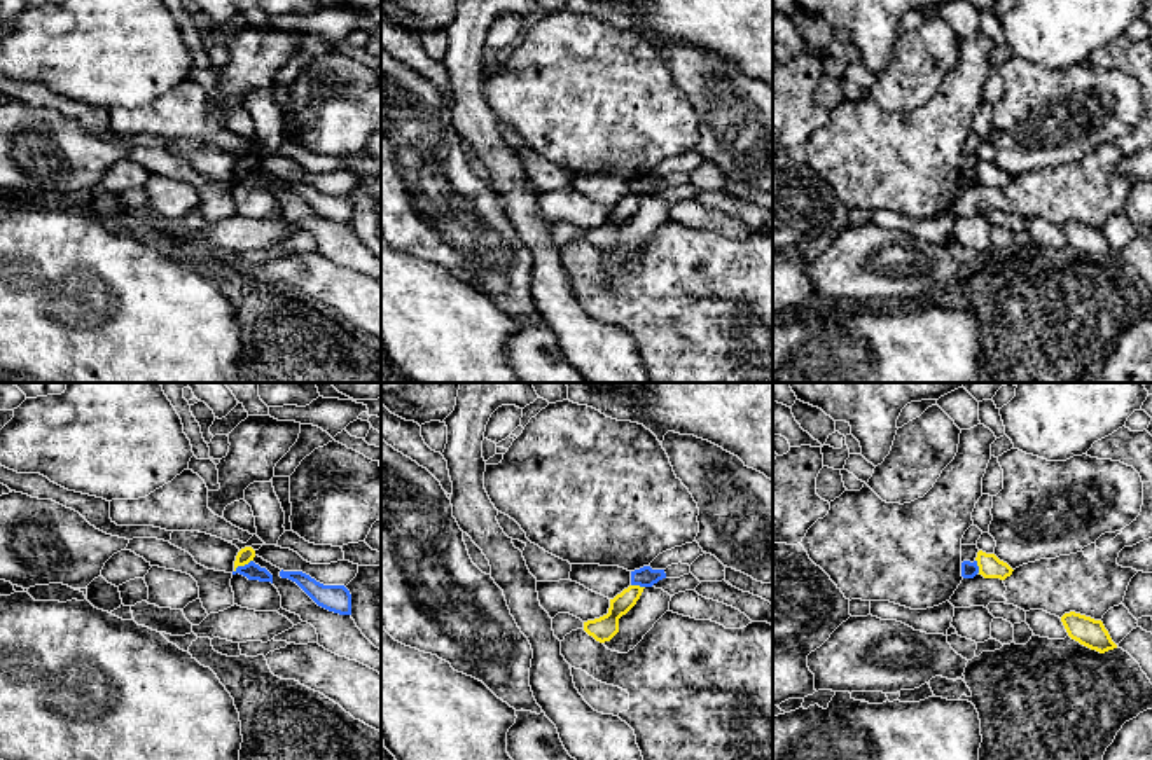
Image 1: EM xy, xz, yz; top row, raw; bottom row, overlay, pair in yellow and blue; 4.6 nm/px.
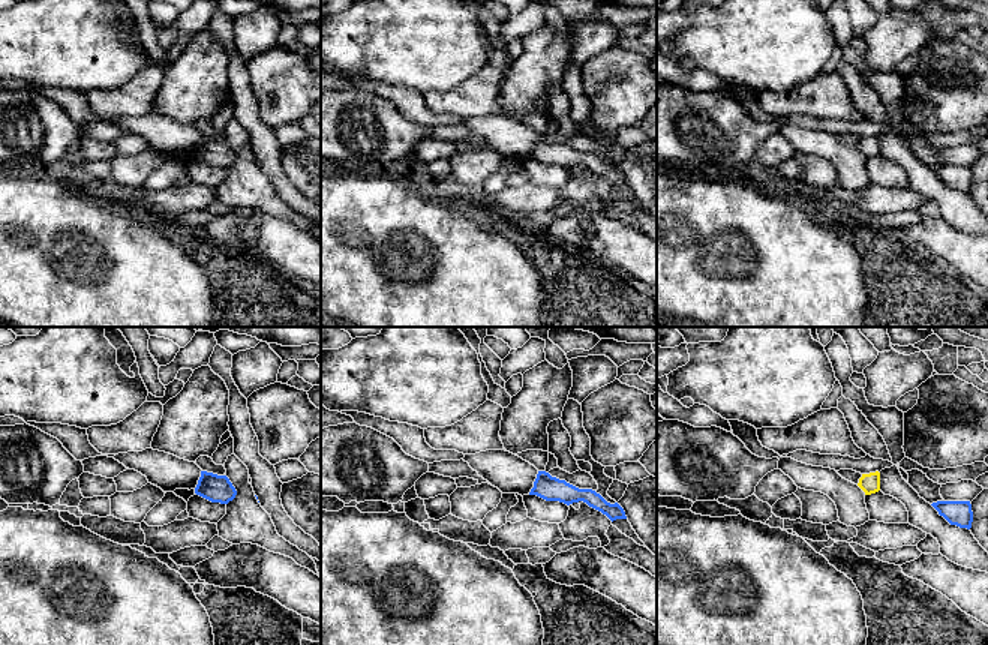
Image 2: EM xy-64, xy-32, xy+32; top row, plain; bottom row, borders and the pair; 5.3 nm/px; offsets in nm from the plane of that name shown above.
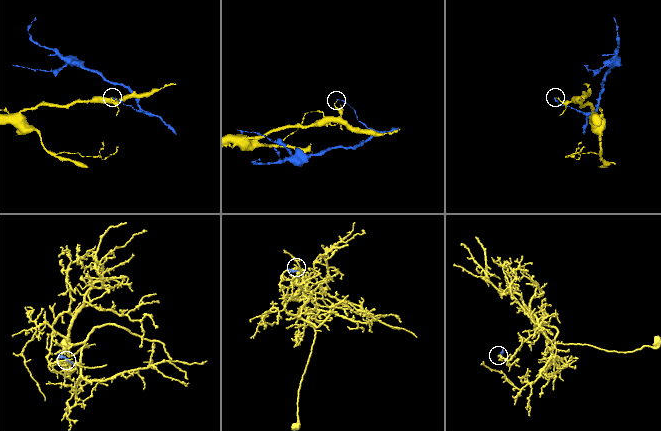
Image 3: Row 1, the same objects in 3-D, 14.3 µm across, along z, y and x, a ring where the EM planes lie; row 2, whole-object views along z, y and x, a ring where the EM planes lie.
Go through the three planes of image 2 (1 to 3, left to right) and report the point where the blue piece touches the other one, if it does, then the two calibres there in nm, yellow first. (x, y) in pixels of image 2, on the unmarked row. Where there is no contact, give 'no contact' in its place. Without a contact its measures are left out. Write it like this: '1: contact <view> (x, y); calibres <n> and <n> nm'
1: no contact
2: no contact
3: no contact

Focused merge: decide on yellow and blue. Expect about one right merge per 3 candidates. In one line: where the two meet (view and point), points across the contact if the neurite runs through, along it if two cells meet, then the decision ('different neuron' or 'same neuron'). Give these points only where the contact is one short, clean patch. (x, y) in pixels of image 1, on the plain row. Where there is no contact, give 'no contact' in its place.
xy (242, 173) | along xy (252, 168), (240, 173), (235, 180) | different neuron

